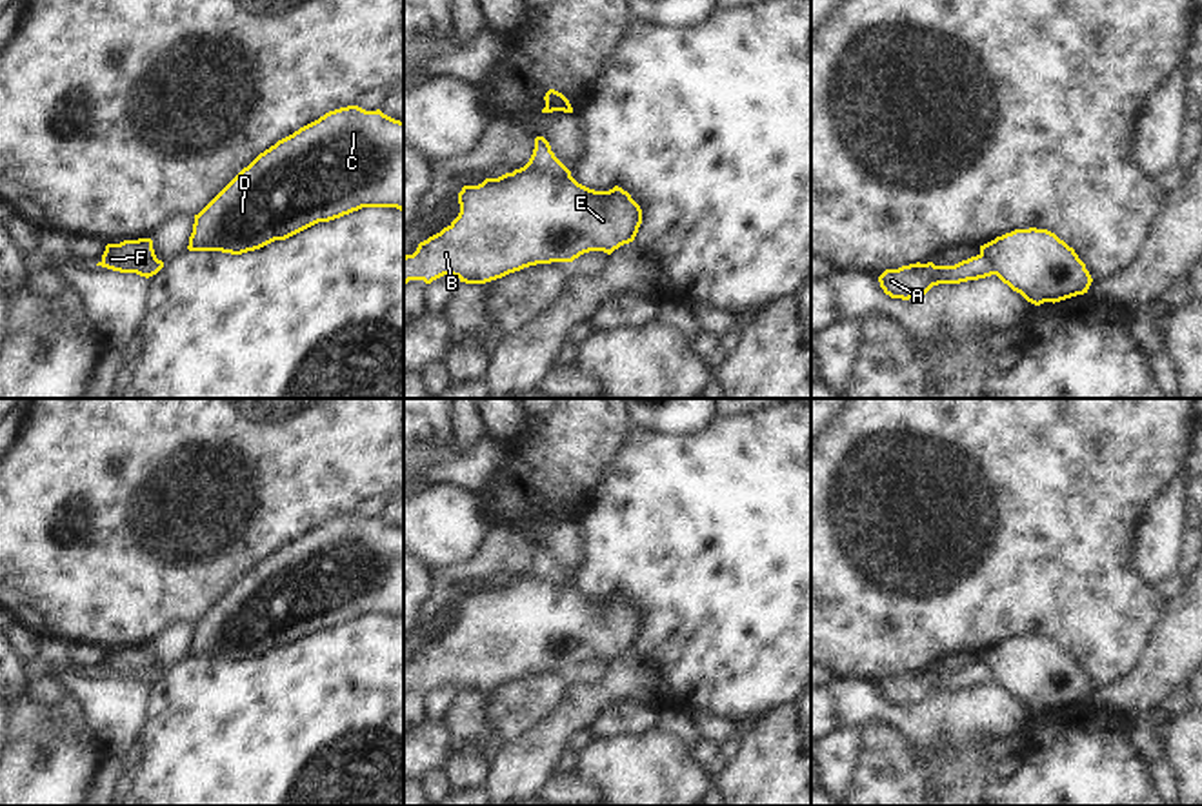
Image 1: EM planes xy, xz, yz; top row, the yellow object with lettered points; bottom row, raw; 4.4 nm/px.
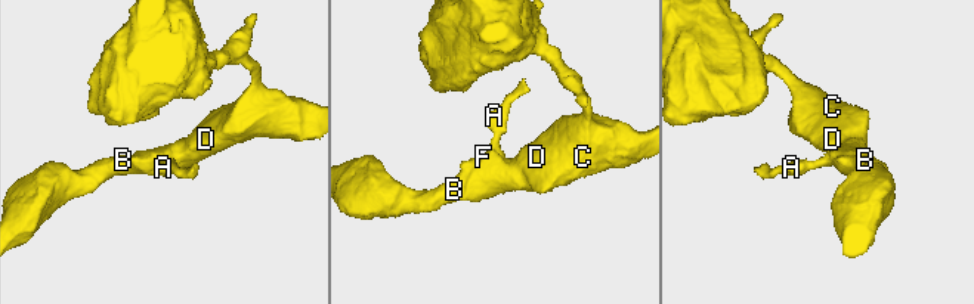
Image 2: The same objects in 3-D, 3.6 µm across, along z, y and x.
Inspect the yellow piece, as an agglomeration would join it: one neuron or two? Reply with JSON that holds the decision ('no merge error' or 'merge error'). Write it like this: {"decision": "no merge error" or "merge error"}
{"decision": "merge error"}

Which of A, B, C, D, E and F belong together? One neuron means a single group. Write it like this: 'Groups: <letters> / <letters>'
Groups: A / B C D E F.

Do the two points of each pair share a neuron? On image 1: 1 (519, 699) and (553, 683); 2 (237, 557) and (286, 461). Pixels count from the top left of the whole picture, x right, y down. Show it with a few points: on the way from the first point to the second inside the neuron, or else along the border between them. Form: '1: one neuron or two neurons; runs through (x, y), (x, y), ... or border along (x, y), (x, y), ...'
1: one neuron; runs through (528, 699), (544, 692)
2: one neuron; runs through (239, 533), (239, 506), (262, 483)

